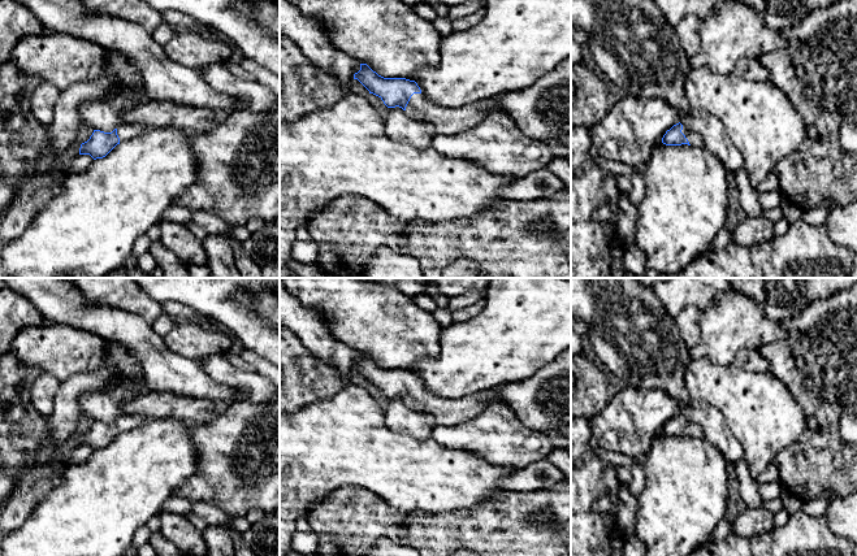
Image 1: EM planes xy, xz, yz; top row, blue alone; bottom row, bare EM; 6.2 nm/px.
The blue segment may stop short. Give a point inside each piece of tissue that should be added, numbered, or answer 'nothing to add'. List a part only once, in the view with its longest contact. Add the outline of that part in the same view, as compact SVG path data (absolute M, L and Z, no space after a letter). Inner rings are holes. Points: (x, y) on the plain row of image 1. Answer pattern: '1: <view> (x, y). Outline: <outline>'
1: xz (542, 403). Outline: M571 348L540 369L532 378L518 383L498 385L494 388L459 399L437 398L423 385L414 385L406 398L406 404L411 409L432 414L437 425L454 426L477 416L486 403L494 399L502 400L521 425L546 433L554 448L566 448L566 440L559 435L559 430L563 426L571 426Z

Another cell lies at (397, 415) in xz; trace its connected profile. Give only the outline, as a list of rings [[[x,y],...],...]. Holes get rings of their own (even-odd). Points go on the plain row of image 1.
[[[399,398],[388,400],[382,411],[382,420],[390,430],[412,436],[416,440],[432,439],[437,425],[432,414],[411,409]]]

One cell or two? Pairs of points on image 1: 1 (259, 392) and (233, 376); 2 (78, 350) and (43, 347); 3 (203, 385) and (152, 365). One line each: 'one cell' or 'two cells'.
1: one cell
2: one cell
3: one cell

